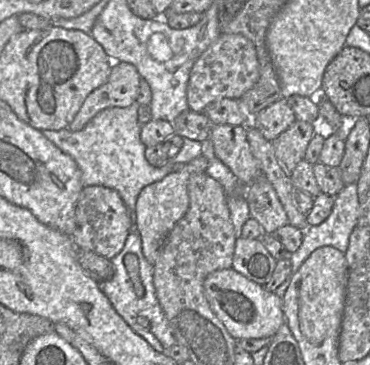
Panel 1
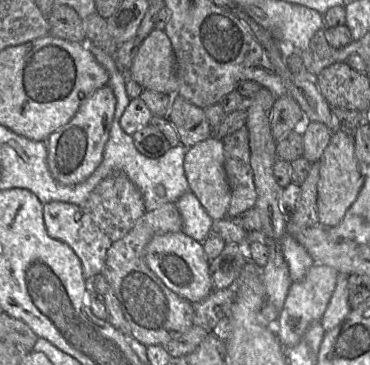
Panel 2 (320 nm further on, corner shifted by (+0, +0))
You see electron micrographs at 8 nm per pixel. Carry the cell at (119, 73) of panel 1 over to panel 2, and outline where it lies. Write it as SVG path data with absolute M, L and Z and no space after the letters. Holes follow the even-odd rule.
M109 85L96 90L79 108L75 116L47 139L47 165L52 177L64 185L85 181L99 166L109 138L116 98Z

